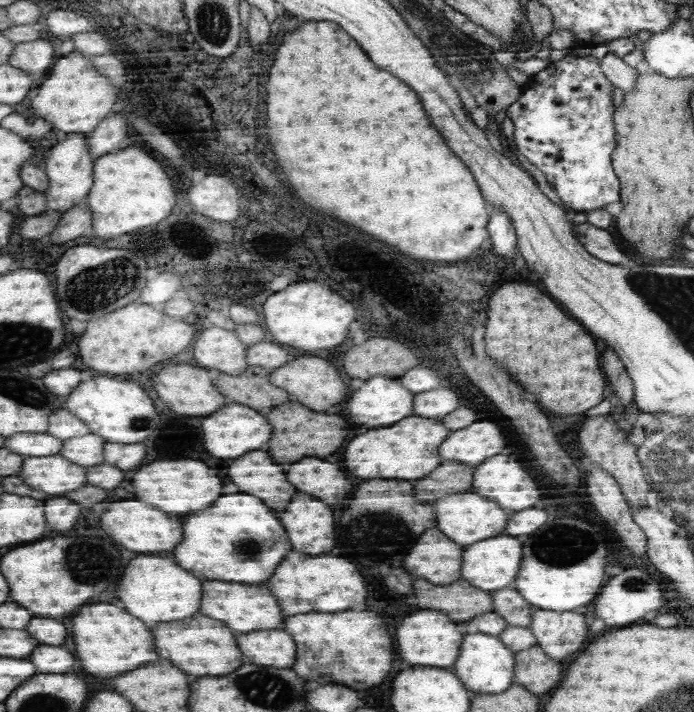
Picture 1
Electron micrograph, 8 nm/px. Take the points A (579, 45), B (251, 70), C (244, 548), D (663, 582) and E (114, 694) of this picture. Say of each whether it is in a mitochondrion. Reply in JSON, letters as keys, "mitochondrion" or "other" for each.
{"A":"other","B":"other","C":"mitochondrion","D":"other","E":"other"}

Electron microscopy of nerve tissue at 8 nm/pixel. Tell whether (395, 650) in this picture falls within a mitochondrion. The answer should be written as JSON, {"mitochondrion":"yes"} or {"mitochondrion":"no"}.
{"mitochondrion":"no"}

